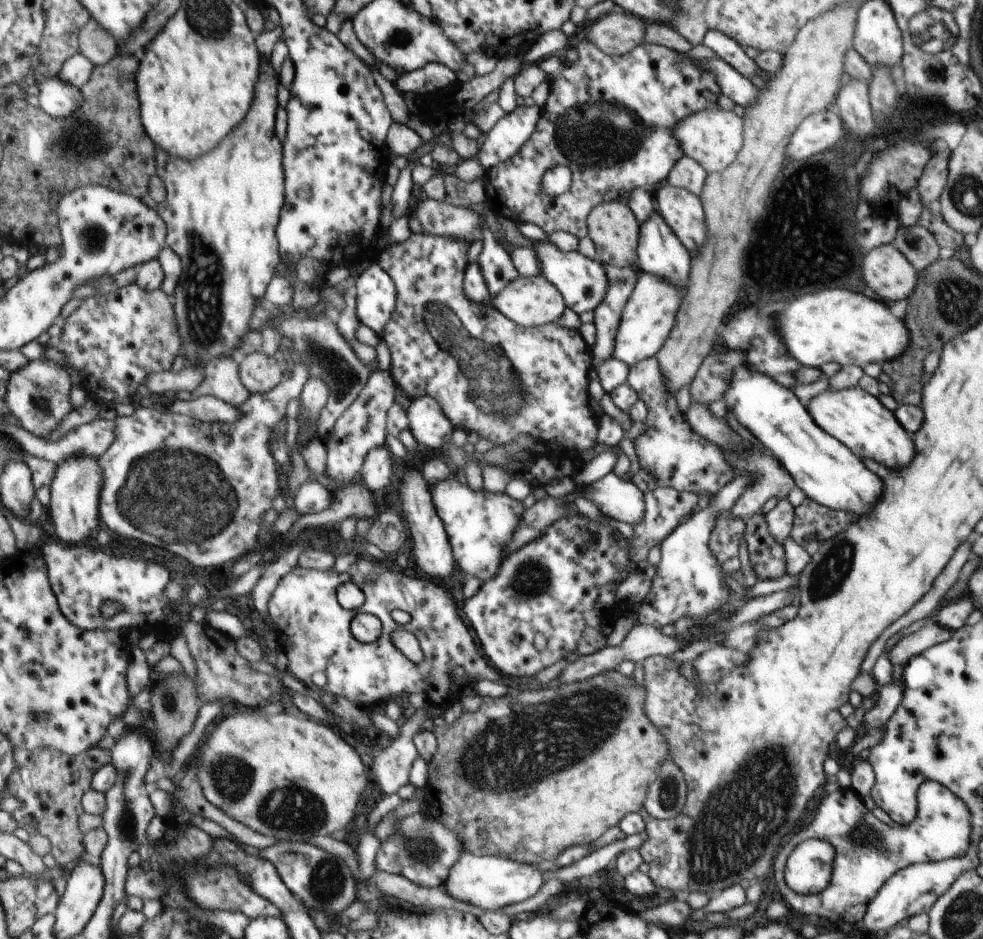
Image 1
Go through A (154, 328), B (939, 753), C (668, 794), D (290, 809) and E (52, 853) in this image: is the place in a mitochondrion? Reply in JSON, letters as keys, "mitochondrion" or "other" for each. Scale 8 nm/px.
{"A":"mitochondrion","B":"other","C":"mitochondrion","D":"mitochondrion","E":"other"}

